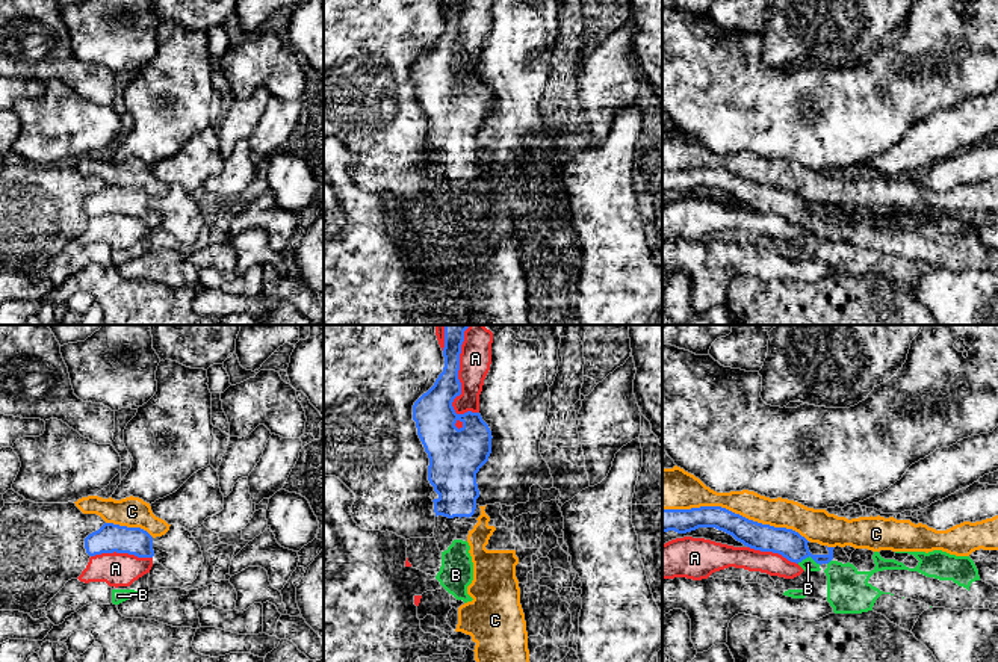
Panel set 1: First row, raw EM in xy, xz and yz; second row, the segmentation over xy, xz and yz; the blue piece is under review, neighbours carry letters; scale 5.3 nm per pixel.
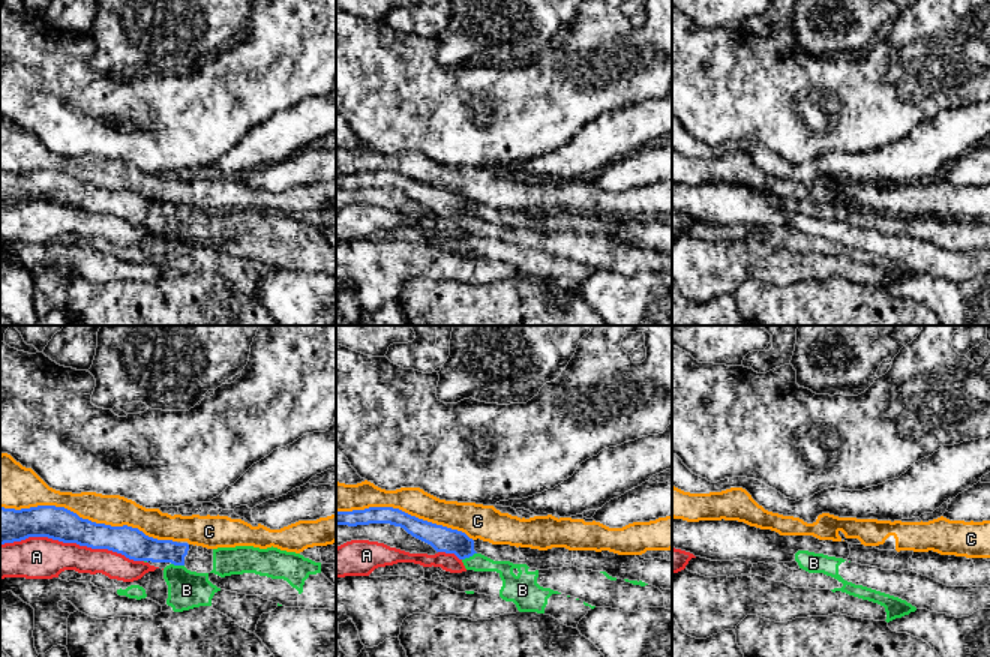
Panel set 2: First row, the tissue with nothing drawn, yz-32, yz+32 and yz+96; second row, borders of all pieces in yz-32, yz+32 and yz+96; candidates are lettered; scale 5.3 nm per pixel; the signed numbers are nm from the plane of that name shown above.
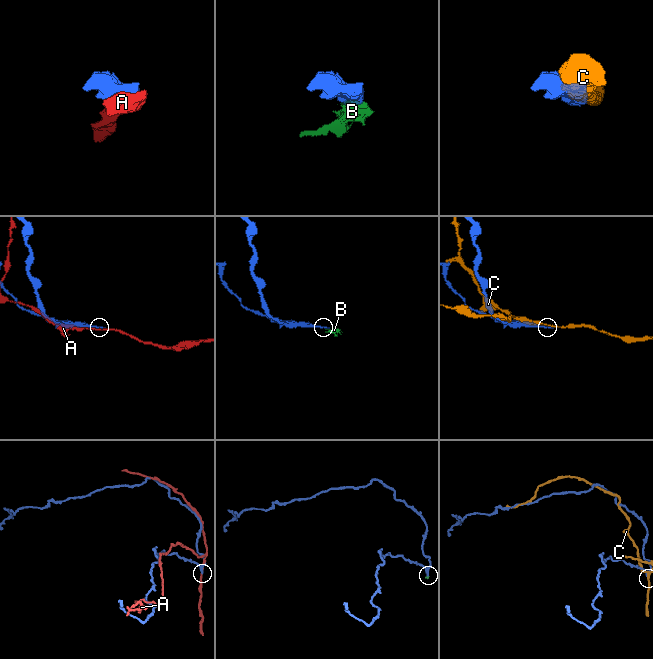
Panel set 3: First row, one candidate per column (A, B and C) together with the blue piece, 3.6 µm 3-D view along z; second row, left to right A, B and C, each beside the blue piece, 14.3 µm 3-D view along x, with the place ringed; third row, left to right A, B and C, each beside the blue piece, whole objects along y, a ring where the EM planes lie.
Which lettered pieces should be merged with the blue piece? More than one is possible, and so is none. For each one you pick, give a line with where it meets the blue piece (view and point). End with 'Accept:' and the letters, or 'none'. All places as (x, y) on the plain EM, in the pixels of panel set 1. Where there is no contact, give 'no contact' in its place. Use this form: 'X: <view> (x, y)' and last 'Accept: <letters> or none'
B: yz (809, 216)
Accept: B

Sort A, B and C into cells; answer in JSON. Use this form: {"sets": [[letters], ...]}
{"sets": [["A"], ["B"], ["C"]]}

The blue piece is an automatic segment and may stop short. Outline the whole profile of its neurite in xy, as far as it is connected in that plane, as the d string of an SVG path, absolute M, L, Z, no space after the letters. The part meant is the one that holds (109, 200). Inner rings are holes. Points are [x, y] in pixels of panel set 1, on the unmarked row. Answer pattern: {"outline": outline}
{"outline": "M104 184L98 192L85 200L89 218L101 215L129 215L138 219L153 219L153 198L141 189L127 189Z"}

